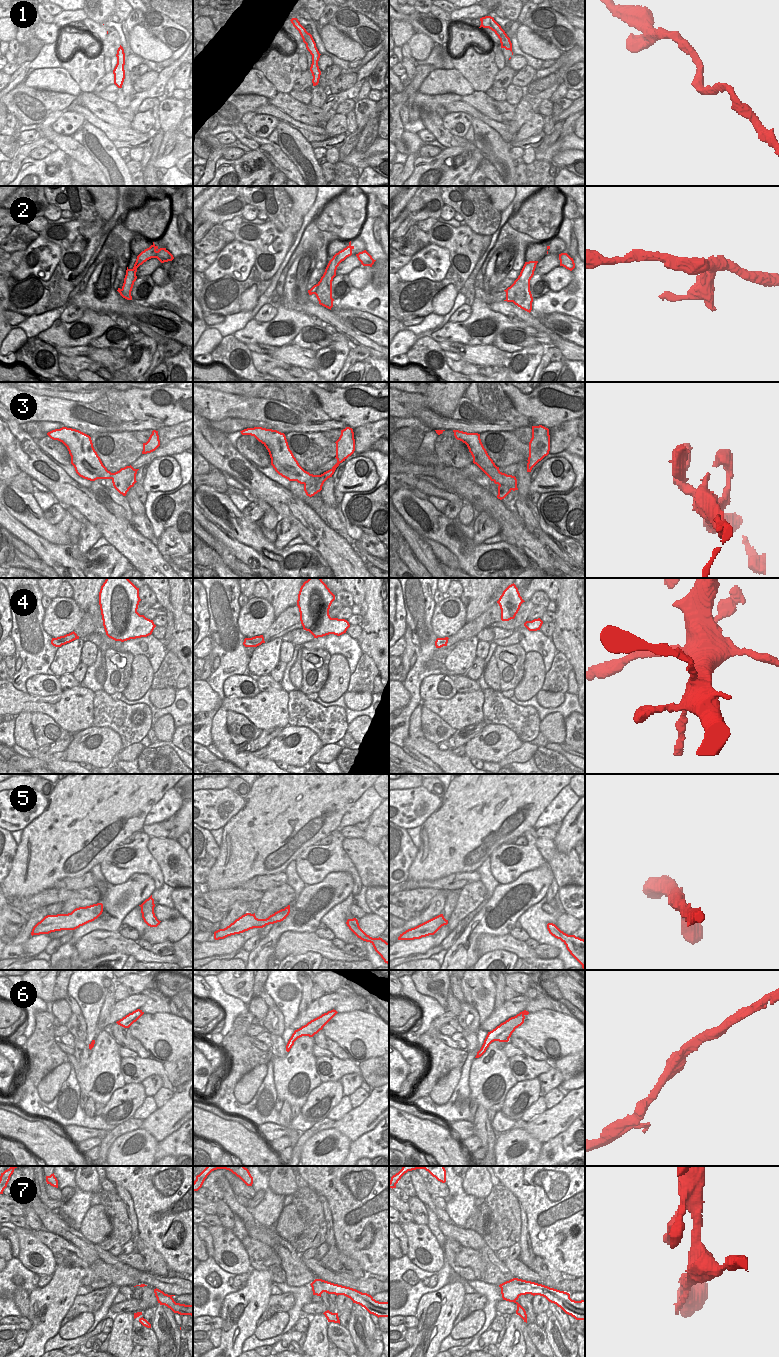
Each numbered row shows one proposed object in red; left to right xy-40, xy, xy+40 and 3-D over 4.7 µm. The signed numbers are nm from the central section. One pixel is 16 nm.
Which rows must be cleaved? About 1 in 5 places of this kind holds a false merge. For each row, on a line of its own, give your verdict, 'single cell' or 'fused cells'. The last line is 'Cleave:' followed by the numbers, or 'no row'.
1: single cell
2: single cell
3: single cell
4: single cell
5: single cell
6: single cell
7: single cell
Cleave: no row

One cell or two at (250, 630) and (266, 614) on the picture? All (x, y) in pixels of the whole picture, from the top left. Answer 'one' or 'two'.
one

